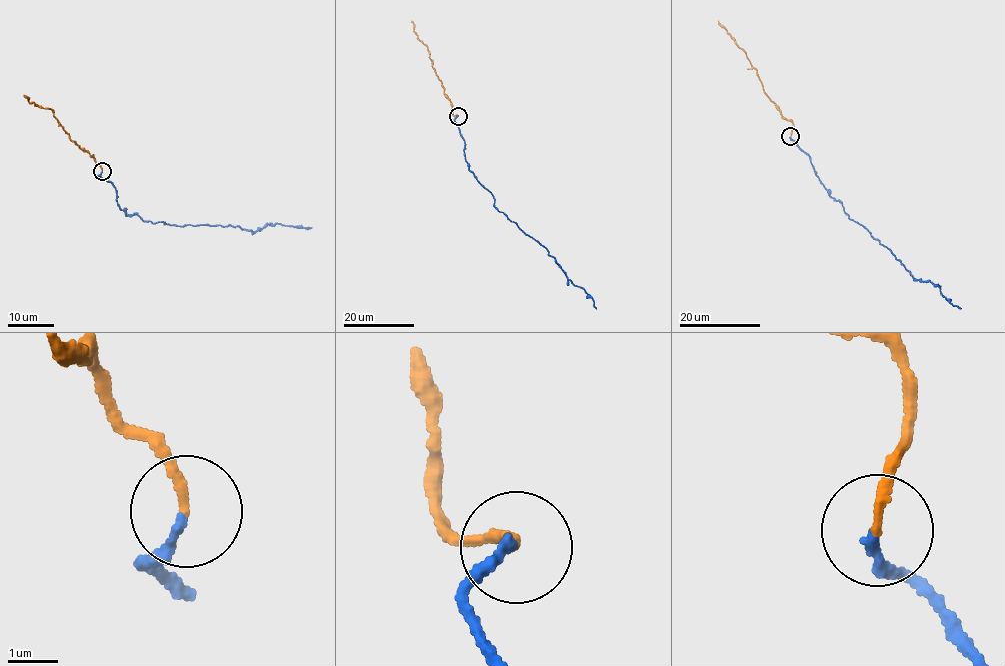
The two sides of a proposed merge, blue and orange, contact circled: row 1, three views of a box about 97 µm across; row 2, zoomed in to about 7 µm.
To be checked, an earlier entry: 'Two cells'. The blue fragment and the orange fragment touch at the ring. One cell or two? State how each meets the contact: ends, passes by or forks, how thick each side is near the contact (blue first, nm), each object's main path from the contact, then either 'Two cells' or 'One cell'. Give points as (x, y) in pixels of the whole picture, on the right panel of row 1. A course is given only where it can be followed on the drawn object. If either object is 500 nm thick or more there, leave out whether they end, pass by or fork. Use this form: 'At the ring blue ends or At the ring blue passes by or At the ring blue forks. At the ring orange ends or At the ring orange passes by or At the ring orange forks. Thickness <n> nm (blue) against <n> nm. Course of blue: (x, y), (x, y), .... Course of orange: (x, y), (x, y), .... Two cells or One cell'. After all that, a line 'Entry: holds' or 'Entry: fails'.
At the ring blue ends. At the ring orange ends. Thickness 190 nm (blue) against 170 nm. Course of blue: (791, 137), (849, 219), (866, 228), (916, 279), (930, 281), (954, 306), (961, 308). Course of orange: (791, 137), (792, 123), (784, 118), (764, 91), (745, 52), (718, 21). One cell
Entry: fails

